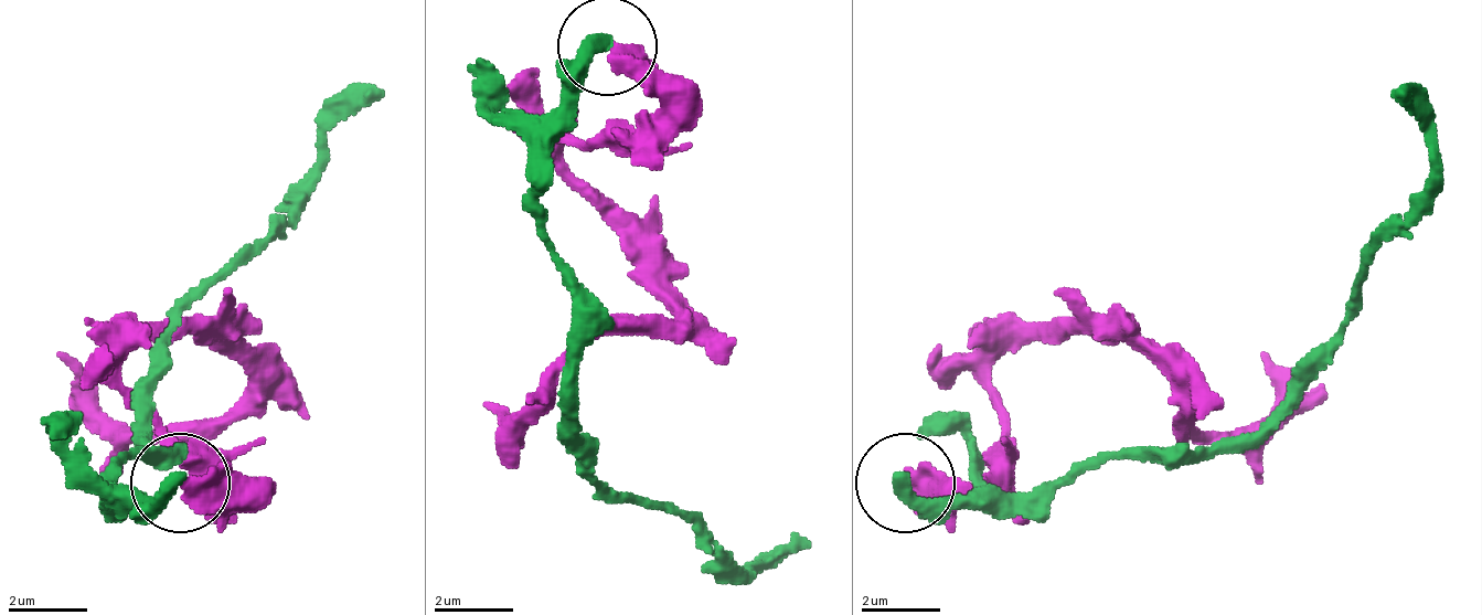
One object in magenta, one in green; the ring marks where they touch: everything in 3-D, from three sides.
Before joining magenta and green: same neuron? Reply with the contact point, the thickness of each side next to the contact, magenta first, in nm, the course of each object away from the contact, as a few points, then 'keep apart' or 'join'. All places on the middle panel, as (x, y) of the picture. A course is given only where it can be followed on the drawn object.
place (607, 45); calibres 440 and 440 nm; course magenta (605, 48), (644, 107), (605, 147), (545, 127), (545, 147), (674, 316), (595, 336), (525, 415), (486, 405); course green (605, 48), (545, 157), (545, 197), (575, 375), (575, 455), (734, 574), (754, 574), (813, 544); keep apart

